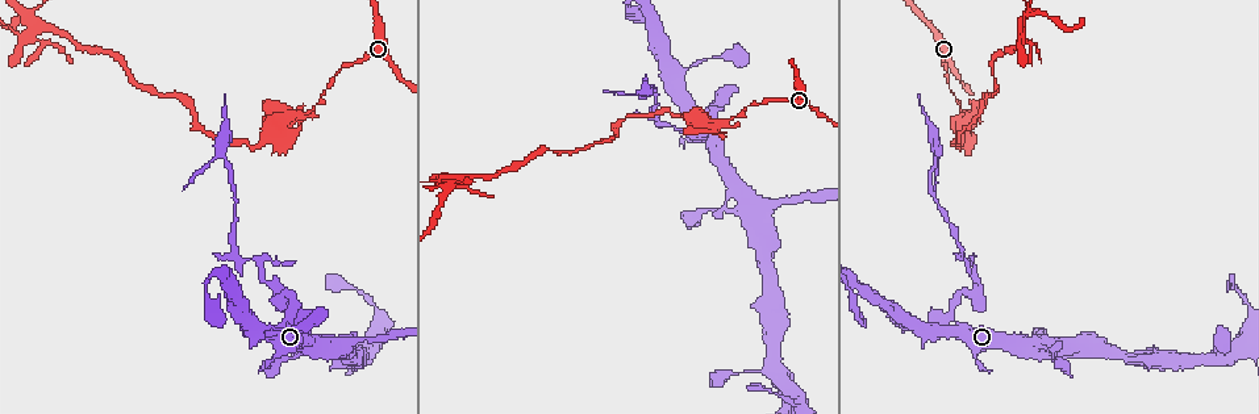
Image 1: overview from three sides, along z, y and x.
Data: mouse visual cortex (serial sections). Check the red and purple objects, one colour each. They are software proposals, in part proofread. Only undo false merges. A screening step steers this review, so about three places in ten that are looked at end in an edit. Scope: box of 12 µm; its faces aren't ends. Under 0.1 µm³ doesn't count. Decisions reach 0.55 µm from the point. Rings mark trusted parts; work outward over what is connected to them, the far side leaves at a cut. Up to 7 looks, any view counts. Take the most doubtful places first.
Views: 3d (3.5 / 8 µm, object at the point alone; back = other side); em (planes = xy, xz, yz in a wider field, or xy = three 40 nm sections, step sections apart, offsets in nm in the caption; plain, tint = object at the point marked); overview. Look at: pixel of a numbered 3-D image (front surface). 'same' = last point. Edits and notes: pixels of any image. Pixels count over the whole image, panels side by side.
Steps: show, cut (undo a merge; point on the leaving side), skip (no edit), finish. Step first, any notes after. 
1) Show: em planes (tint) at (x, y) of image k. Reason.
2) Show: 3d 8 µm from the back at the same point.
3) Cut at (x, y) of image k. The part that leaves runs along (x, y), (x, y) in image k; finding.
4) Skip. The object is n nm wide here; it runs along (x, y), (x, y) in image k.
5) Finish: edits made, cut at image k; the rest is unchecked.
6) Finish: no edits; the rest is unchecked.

Show: 3d 8 µm at (715, 124) of image 1. Calibre changes.

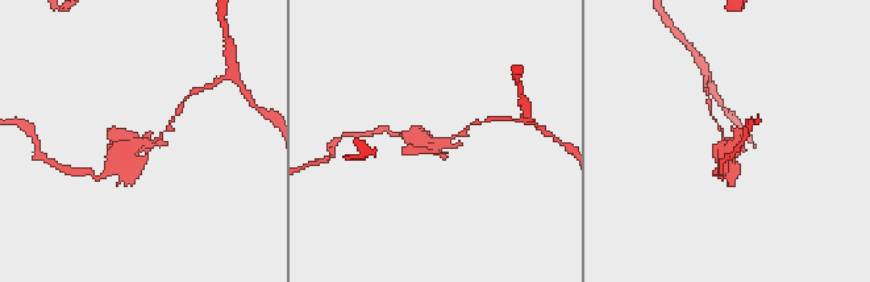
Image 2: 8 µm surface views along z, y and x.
Show: em xy step 3 (tint) at (138, 142) of image 2. Shape alone is not enough.

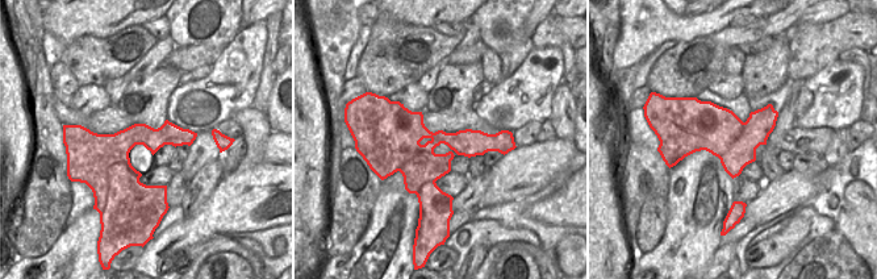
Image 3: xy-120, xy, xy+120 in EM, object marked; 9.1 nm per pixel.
Cut at (737, 142) of image 2. A second cell is stuck on.

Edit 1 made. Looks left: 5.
Show: overview.

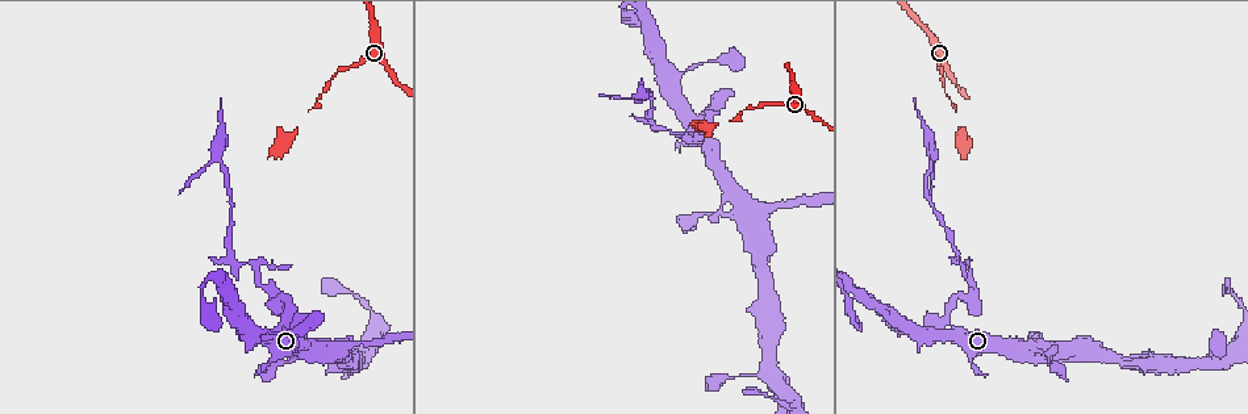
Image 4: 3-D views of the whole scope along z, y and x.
Show: 3d 3.5 µm at (287, 320) of image 4. Abrupt turn.

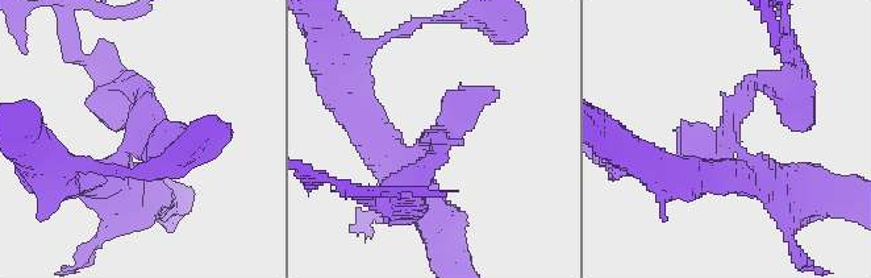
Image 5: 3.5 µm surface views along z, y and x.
Show: em xy step 2 (tint) at (138, 140) of image 5.

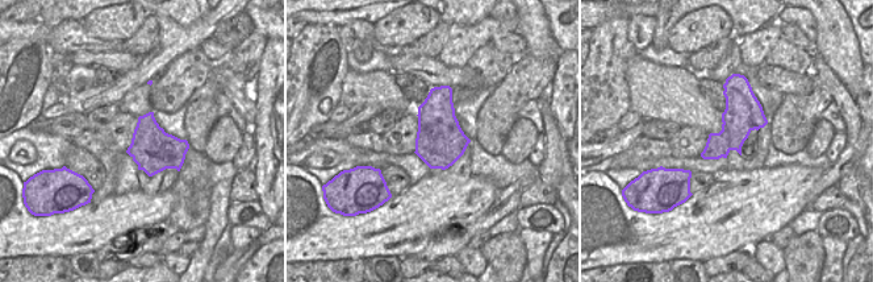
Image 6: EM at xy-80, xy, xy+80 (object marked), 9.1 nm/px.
Cut at (437, 142) of image 5. The part that leaves runs along (728, 138), (751, 86), (792, 62) in image 5; a second cell is stuck on.

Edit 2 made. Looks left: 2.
Show: 3d 3.5 µm at (1046, 349) of image 4. Thin arm on a thick one.

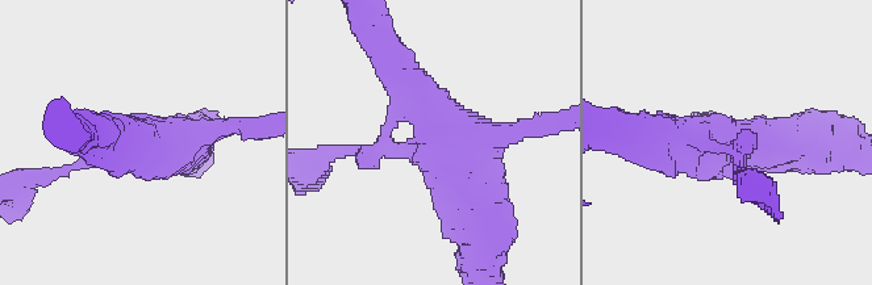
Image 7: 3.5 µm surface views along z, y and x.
Show: em xy step 2 (tint) at (729, 143) of image 7.

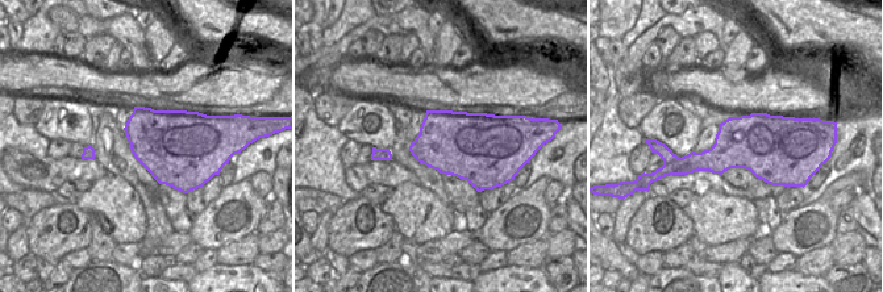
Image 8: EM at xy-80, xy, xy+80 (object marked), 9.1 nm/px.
Skip. The arms are 150, 200, 450, 600 nm wide; it runs along (391, 59), (455, 133), (479, 204) in image 7; continuous, no second cell.

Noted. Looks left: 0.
Finish: edits made, cut at image 2, cut at image 5; the rest is unchecked.

